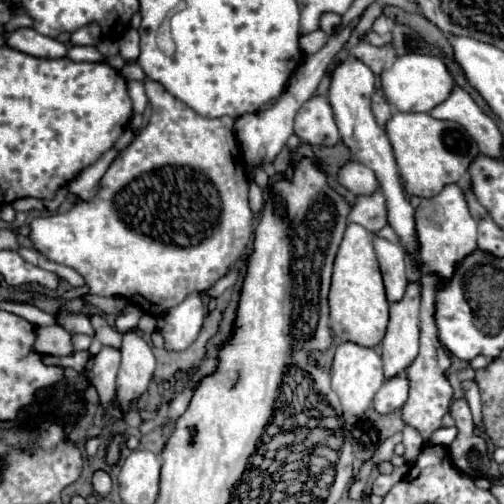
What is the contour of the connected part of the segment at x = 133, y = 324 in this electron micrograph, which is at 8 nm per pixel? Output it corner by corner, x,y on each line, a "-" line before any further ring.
130,304
126,307
124,313
116,315
116,329
118,331
130,331
130,329
136,329
138,327
138,319
142,317
142,311
138,307

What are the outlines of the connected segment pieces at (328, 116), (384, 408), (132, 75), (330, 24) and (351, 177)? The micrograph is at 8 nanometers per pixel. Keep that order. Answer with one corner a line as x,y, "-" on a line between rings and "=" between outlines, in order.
314,97
302,105
294,119
294,133
312,145
334,145
340,139
326,97
=
394,377
394,379
388,379
380,391
374,395
374,403
372,403
372,409
376,413
392,413
396,409
400,409
404,405
408,397
408,381
406,377
=
126,63
124,67
122,67
122,71
120,71
128,81
132,81
132,79
136,79
136,81
142,81
144,79
144,73
142,73
142,69
140,69
140,65
138,63
=
326,13
326,15
322,15
322,19
320,19
320,29
322,29
322,31
326,31
328,35
332,35
336,25
340,25
340,17
338,17
336,13
=
350,161
340,169
338,181
356,195
372,195
374,191
380,191
380,183
374,171
356,161

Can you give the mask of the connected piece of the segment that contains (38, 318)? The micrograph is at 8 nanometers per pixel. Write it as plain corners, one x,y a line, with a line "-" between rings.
34,311
22,313
22,317
38,325
36,327
38,341
34,343
34,351
46,353
46,355
56,355
56,357
70,355
74,351
72,335
66,329
62,329
54,319
52,321
44,321
44,315
36,315

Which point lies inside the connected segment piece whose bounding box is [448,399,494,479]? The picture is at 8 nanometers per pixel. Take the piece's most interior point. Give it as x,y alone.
469,452

